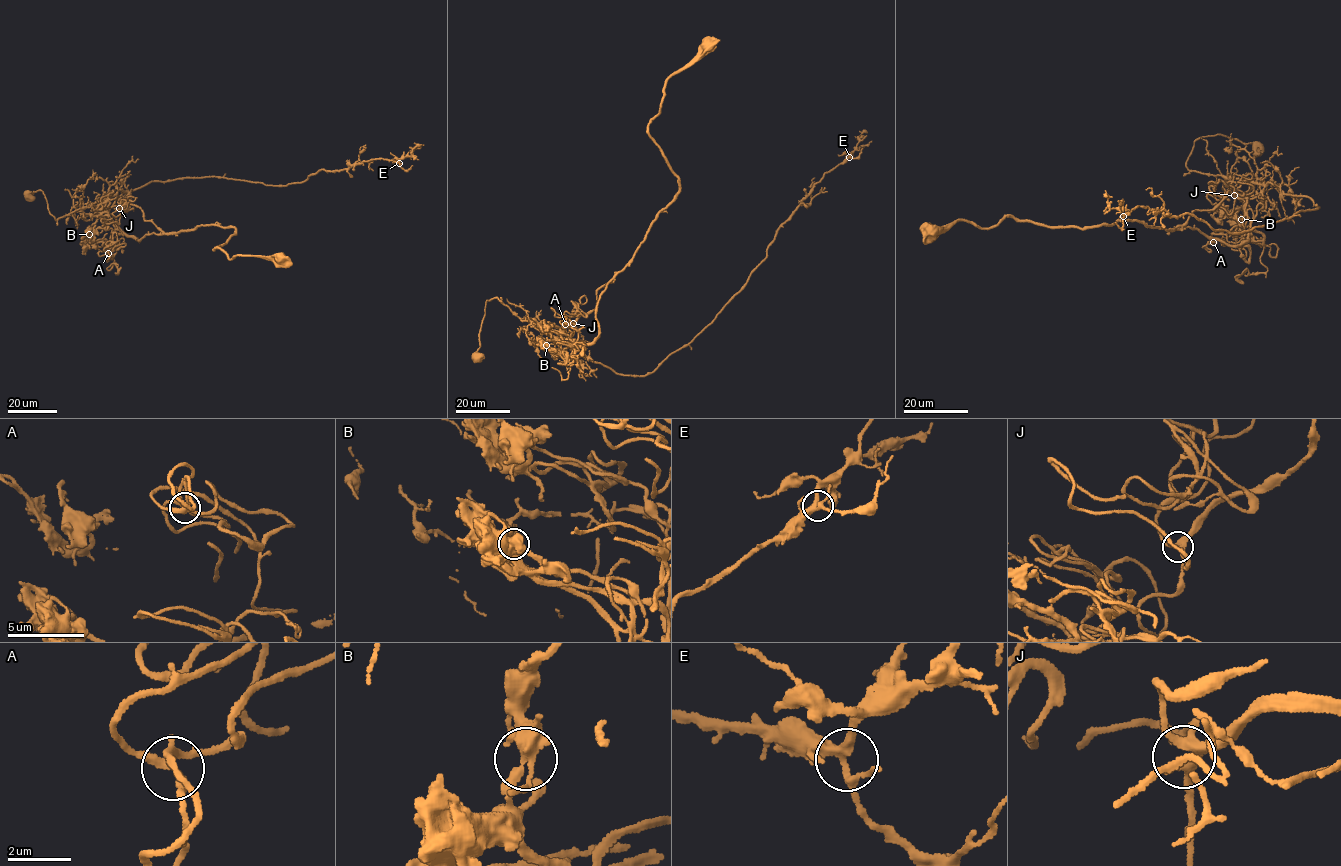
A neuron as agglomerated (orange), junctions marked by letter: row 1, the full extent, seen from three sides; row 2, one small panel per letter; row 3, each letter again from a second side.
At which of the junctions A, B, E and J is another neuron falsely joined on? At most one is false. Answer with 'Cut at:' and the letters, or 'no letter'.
Cut at: B

